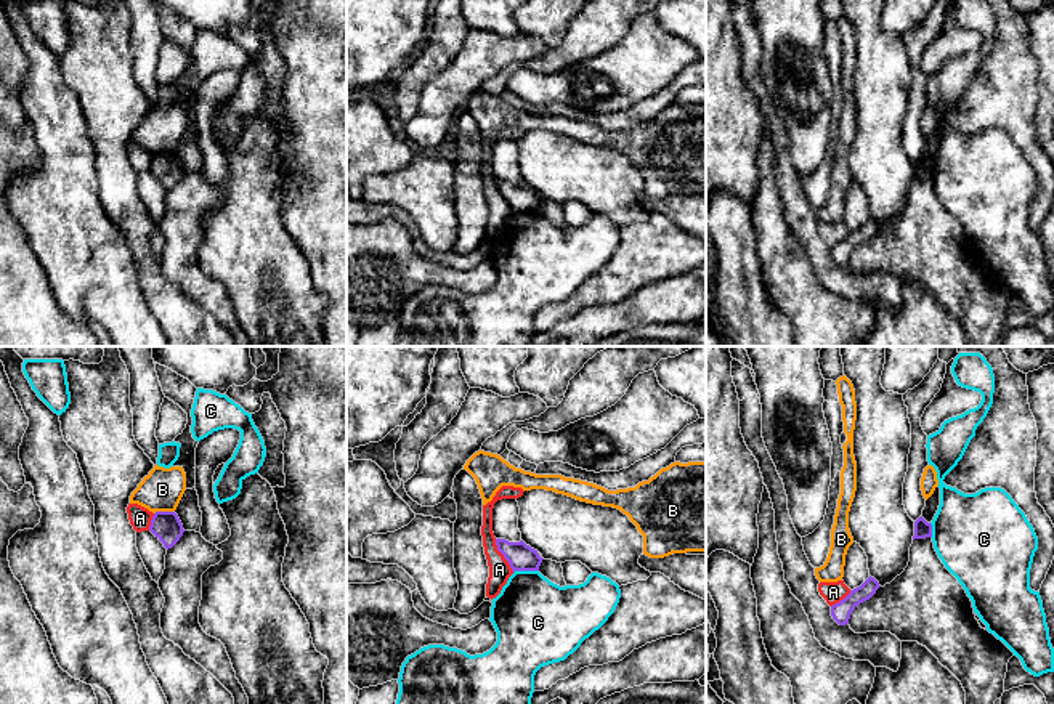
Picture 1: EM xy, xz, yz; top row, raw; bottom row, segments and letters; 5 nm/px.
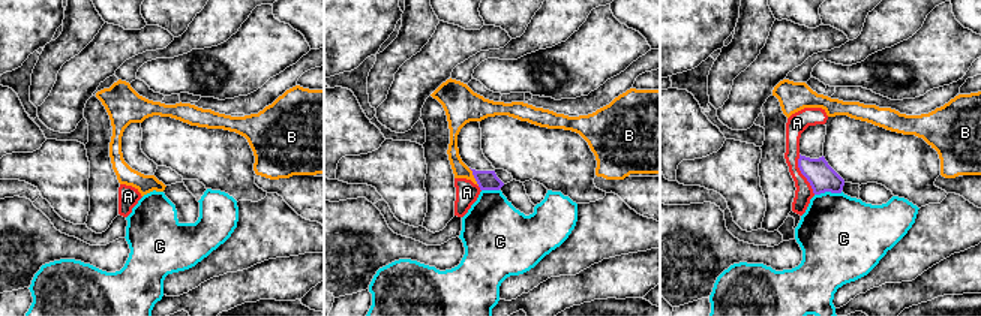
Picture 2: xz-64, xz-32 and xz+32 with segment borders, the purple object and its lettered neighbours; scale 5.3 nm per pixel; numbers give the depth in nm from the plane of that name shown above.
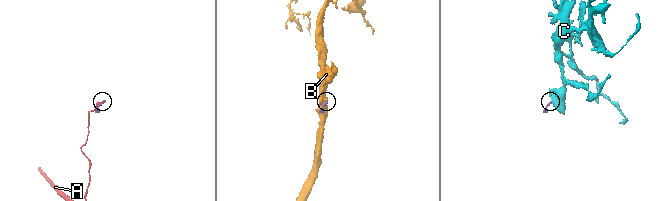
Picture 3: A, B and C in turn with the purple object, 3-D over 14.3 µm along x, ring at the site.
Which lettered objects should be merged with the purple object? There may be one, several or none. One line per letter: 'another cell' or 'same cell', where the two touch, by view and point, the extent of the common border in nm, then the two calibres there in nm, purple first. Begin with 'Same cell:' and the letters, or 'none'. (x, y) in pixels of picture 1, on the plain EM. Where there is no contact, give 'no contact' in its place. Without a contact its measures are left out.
Same cell: none
A: another cell; contact xz (502, 194); length 190 nm; calibres 140 and 110 nm
B: another cell; contact xy (164, 153); length 110 nm; calibres 140 and 200 nm
C: another cell; contact xz (525, 210); length 130 nm; calibres 140 and 400 nm

